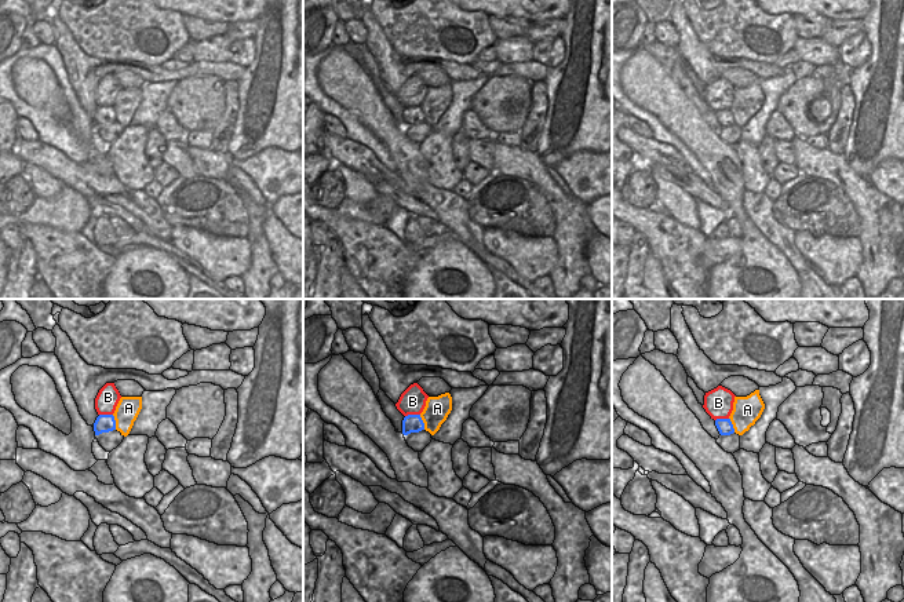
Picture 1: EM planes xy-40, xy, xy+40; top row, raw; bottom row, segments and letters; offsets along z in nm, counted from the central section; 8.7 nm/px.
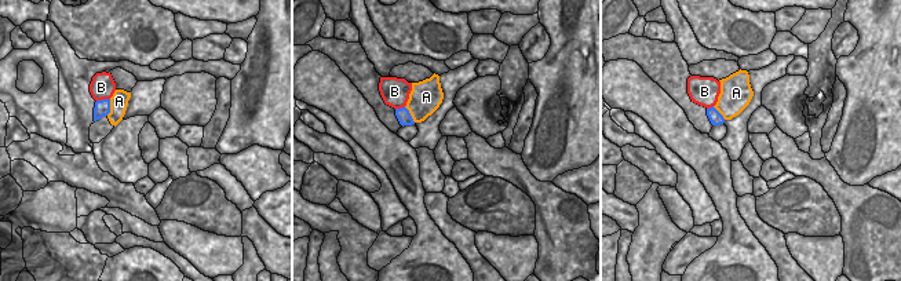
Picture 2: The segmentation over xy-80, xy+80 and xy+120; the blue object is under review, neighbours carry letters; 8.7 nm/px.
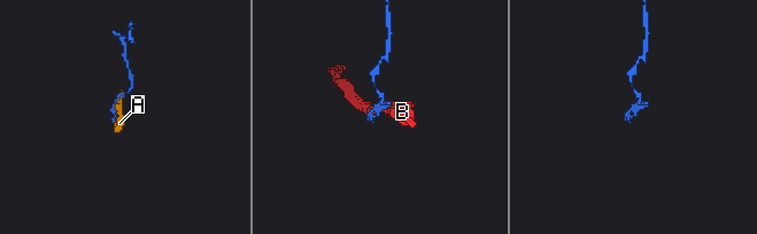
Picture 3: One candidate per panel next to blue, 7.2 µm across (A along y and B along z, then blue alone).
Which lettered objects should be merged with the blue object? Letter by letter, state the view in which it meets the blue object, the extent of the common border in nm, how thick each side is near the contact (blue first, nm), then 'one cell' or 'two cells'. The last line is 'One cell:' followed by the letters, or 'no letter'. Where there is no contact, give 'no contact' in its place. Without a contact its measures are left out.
A: meets blue in xy-40; contact 140 nm long; 160 nm thick on the blue side, 200 nm on the other; two cells
B: meets blue in xy; contact 130 nm long; 170 nm thick on the blue side, 240 nm on the other; two cells
One cell: no letter

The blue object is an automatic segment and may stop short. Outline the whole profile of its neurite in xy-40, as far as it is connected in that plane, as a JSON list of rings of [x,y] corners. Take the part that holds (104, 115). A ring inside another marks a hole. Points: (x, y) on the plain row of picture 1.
[[[99,106],[94,114],[95,127],[116,121],[116,112],[113,106]]]

